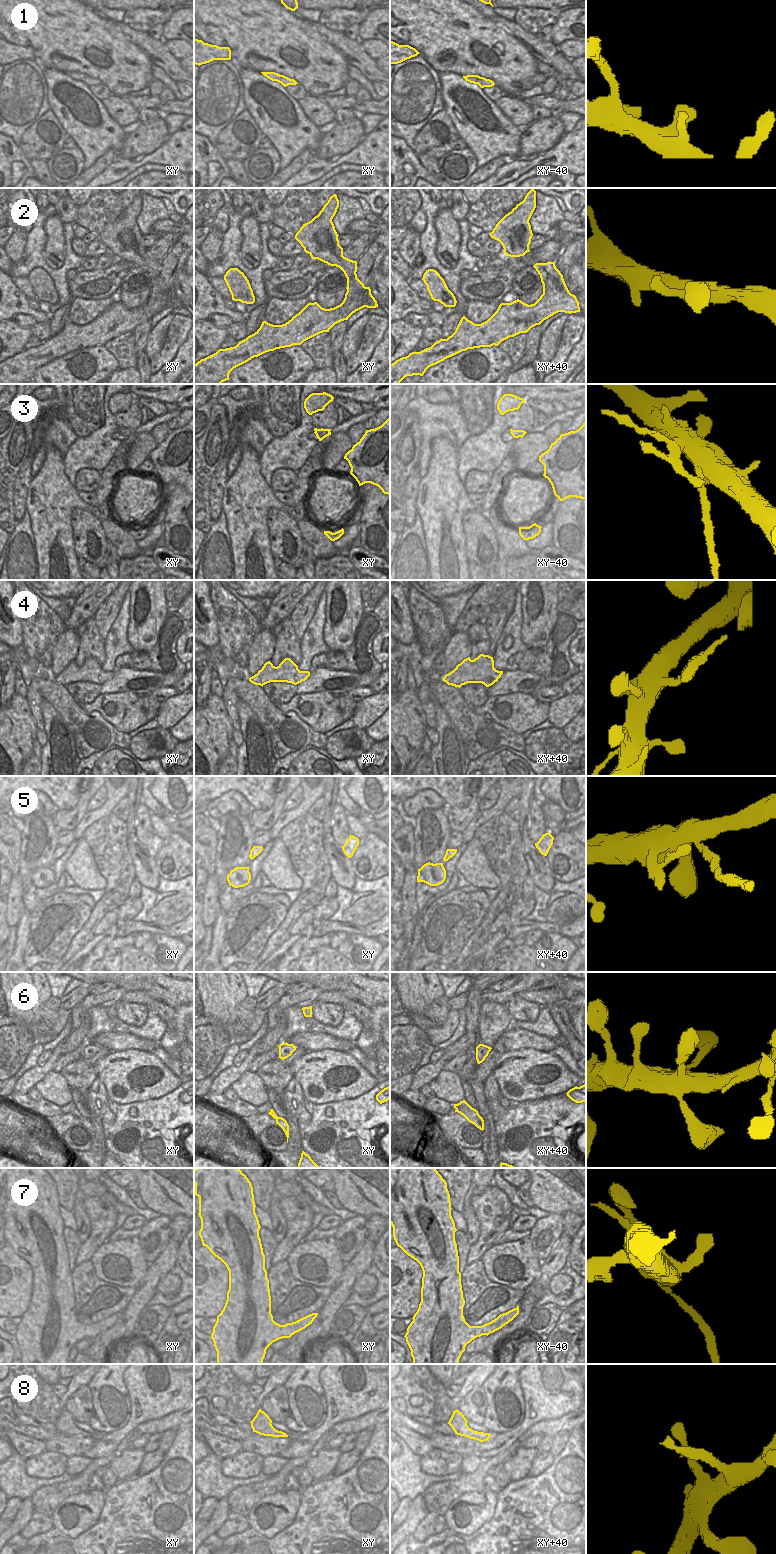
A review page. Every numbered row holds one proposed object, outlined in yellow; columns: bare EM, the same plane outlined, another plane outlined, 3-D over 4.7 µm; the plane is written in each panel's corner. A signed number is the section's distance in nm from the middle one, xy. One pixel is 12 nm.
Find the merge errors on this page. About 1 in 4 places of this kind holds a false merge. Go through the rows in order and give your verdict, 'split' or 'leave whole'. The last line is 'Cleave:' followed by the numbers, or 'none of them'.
1: leave whole
2: leave whole
3: split
4: leave whole
5: leave whole
6: leave whole
7: leave whole
8: leave whole
Cleave: 3

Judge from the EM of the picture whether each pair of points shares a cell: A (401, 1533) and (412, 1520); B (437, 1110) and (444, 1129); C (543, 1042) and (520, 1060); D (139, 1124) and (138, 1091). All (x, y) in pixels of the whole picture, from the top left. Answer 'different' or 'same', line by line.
A: same
B: different
C: different
D: different

